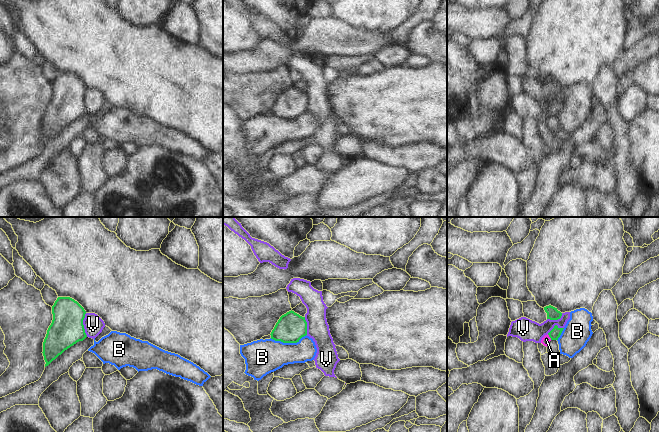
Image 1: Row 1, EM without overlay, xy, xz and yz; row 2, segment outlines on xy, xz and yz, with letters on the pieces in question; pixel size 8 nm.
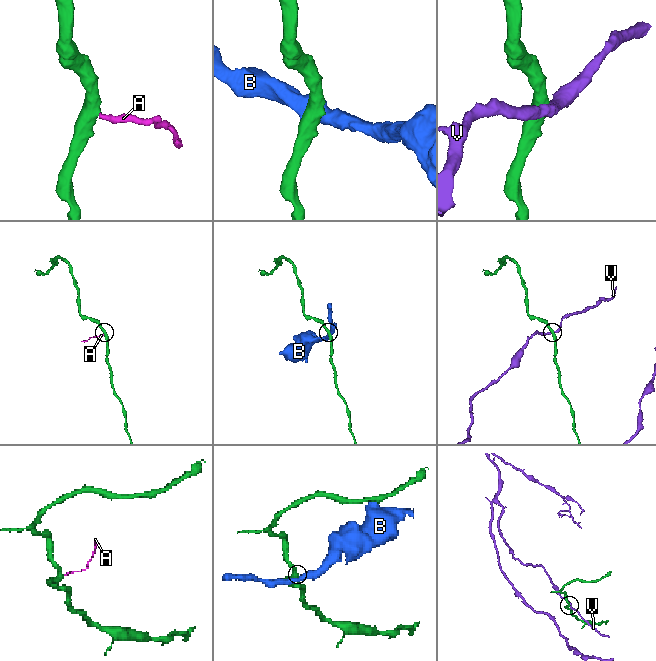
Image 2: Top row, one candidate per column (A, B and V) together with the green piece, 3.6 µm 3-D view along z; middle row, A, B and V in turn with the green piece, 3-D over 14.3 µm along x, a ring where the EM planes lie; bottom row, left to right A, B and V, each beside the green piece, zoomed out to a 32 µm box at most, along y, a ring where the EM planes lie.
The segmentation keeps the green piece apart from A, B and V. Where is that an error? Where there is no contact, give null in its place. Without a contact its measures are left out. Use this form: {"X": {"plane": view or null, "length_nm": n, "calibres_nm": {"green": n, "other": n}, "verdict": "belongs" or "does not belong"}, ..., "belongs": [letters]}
{"A": {"plane": "yz", "length_nm": 60, "calibres_nm": {"green": 90, "other": 70}, "verdict": "belongs"}, "B": {"plane": "xz", "length_nm": 300, "calibres_nm": {"green": 240, "other": 280}, "verdict": "does not belong"}, "V": {"plane": "xy", "length_nm": 190, "calibres_nm": {"green": 260, "other": 160}, "verdict": "does not belong"}, "belongs": ["A"]}

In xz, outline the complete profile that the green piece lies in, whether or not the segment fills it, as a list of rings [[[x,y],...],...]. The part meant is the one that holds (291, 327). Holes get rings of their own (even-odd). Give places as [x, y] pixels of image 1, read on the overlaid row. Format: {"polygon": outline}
{"polygon": [[[294,311],[282,315],[271,332],[271,339],[283,343],[297,343],[307,335],[307,322],[305,317]]]}

